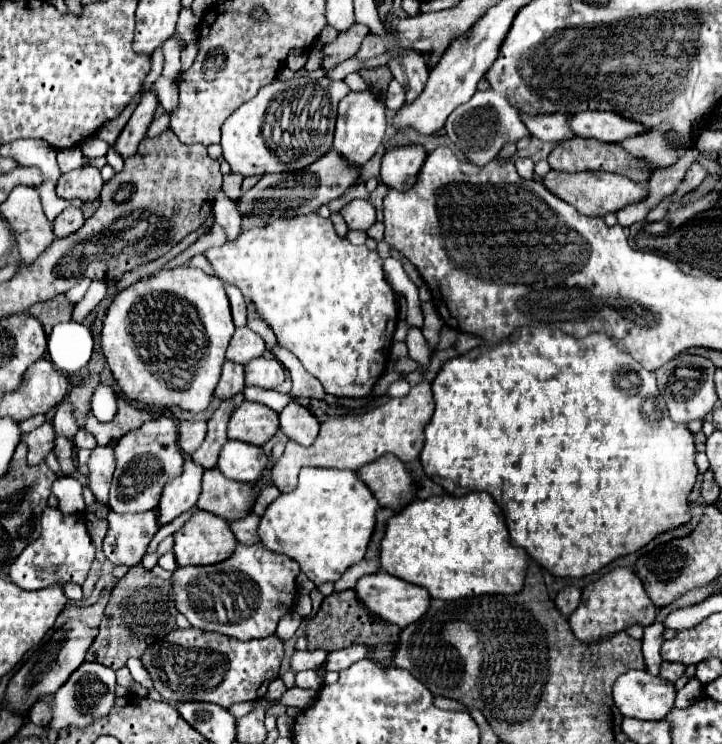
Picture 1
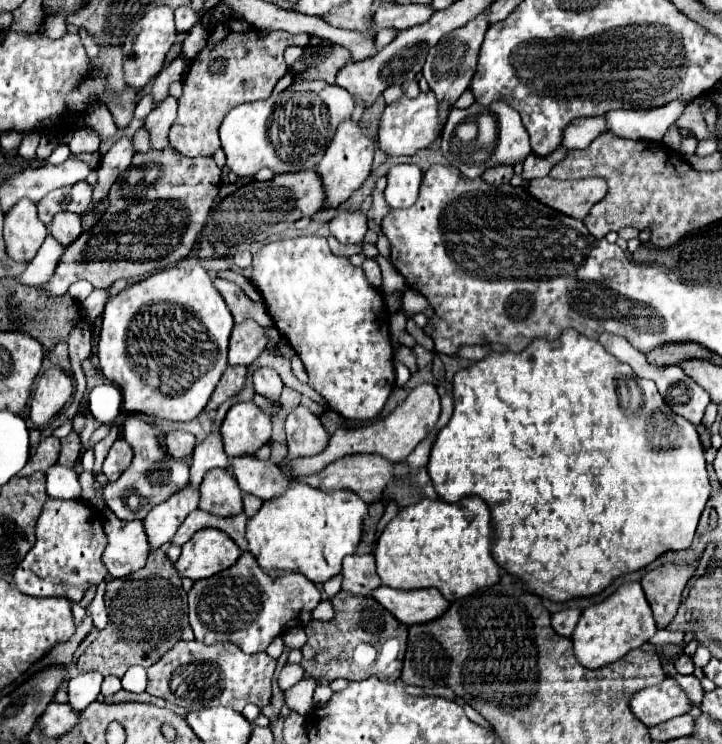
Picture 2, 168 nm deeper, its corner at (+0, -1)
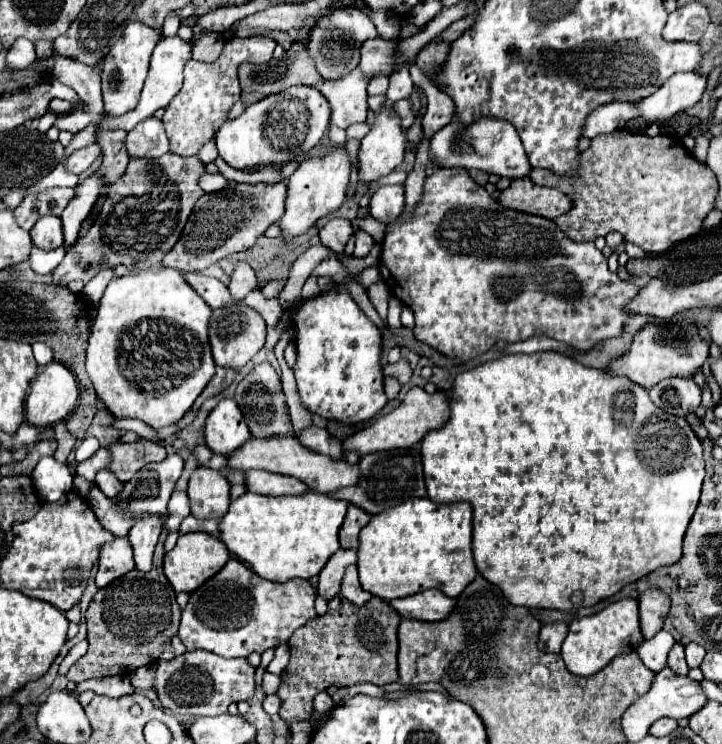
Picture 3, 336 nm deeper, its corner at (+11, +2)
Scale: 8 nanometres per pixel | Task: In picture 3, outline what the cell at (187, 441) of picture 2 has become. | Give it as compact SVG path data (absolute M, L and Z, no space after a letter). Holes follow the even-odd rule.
M140 439L136 443L114 443L110 445L110 453L114 457L110 463L110 471L122 483L132 481L134 473L140 471L140 467L148 463L160 463L168 455L162 445L156 445L146 439Z

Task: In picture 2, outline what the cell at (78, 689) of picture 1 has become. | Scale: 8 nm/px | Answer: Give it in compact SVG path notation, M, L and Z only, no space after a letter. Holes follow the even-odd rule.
M81 672L67 682L69 706L75 712L83 712L101 694L103 676L99 672Z

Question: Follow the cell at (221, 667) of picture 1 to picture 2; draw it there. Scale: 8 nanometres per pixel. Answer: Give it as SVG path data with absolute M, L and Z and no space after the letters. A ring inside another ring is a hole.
M179 640L147 670L147 692L187 710L227 706L241 712L249 702L265 708L271 700L271 678L275 664L277 662L267 652L243 654L243 650L237 650L237 646L229 642L215 642L207 646L199 640Z

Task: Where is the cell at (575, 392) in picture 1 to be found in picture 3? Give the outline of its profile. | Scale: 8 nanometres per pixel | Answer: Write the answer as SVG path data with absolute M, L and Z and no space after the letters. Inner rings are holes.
M540 351L540 353L532 353L532 355L506 355L506 357L500 357L500 359L494 359L494 361L488 361L472 371L466 371L466 373L460 373L454 381L454 389L452 389L452 403L450 403L450 419L448 423L438 429L438 431L430 431L424 439L422 439L422 463L424 463L424 479L426 479L426 489L428 489L428 497L436 503L452 503L452 501L468 501L472 505L473 509L473 530L472 530L472 551L474 561L476 561L476 567L478 567L478 573L492 581L496 587L500 587L500 591L504 593L504 597L508 601L512 601L514 605L520 605L520 607L538 607L538 609L560 609L560 611L568 611L568 609L580 609L580 607L592 607L596 605L598 601L604 601L608 597L612 597L614 593L618 593L624 585L628 583L634 583L638 581L640 577L646 577L648 573L660 569L660 567L666 567L666 565L674 565L678 563L678 559L682 557L682 537L686 533L686 527L696 511L696 505L698 505L698 497L700 497L700 487L702 487L702 481L704 481L704 455L702 455L702 443L698 441L696 433L692 431L692 427L688 425L688 421L684 417L674 417L674 415L668 415L666 411L660 411L660 407L656 407L652 403L652 399L648 397L648 391L642 389L640 385L632 383L630 379L626 377L614 377L614 375L608 375L604 373L602 369L590 369L590 367L584 367L580 363L576 363L572 357L566 357L566 355L560 355L556 351Z

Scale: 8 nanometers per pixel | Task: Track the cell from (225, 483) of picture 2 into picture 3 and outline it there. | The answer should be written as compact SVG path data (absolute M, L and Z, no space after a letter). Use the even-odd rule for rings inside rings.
M196 469L188 481L188 497L196 519L222 519L230 505L230 483L222 471Z

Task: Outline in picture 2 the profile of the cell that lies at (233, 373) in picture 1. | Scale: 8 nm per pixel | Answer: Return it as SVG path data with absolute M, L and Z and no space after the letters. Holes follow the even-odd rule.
M227 366L227 370L223 372L223 376L221 376L221 380L219 380L205 410L217 410L225 400L239 394L245 386L245 376L247 376L245 366Z

